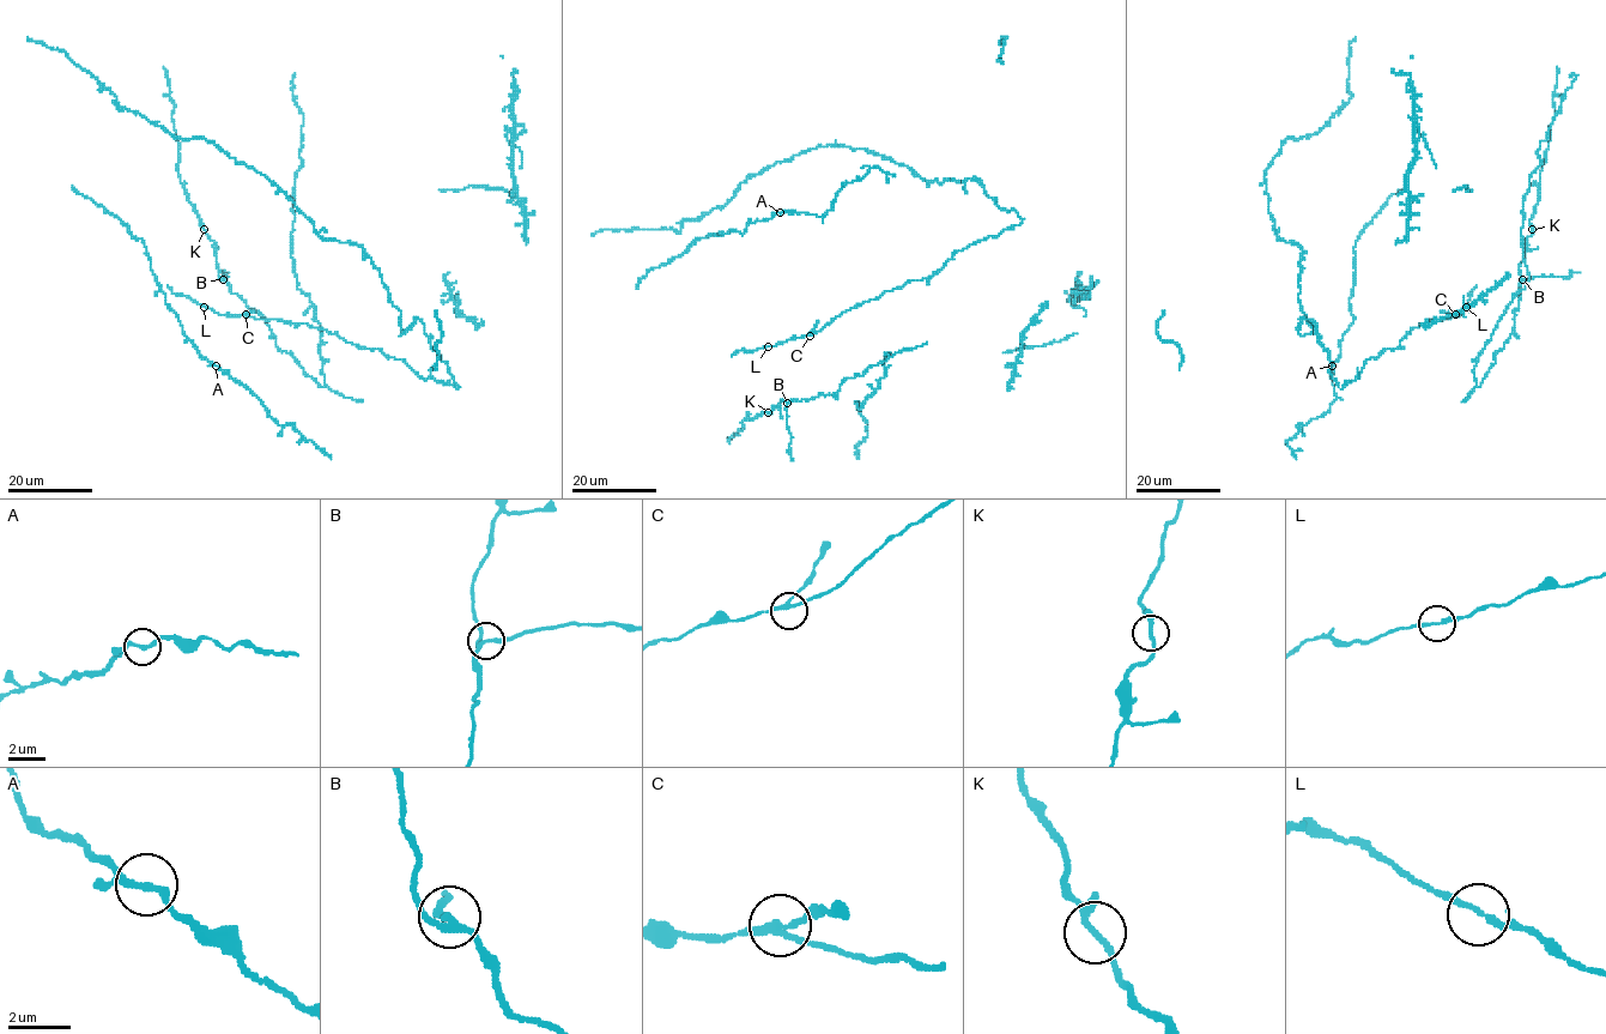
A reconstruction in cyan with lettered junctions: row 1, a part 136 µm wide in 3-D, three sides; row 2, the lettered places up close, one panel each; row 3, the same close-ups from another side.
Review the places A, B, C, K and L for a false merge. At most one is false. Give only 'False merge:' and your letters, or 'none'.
False merge: B

